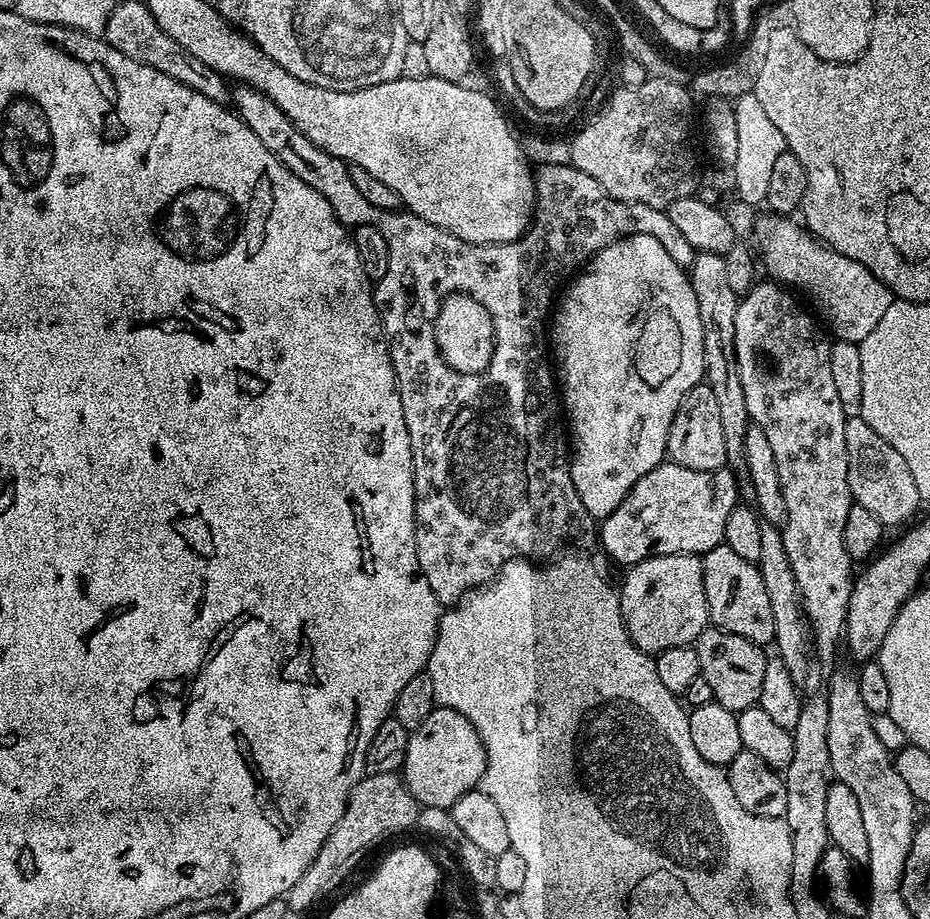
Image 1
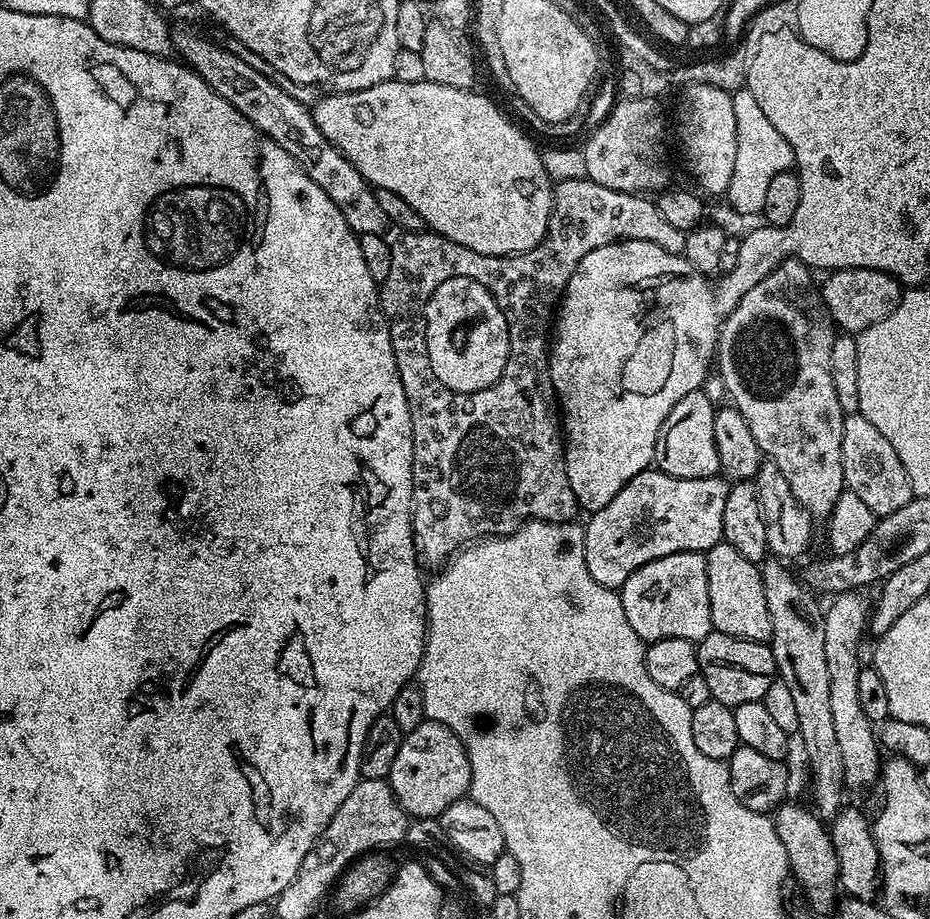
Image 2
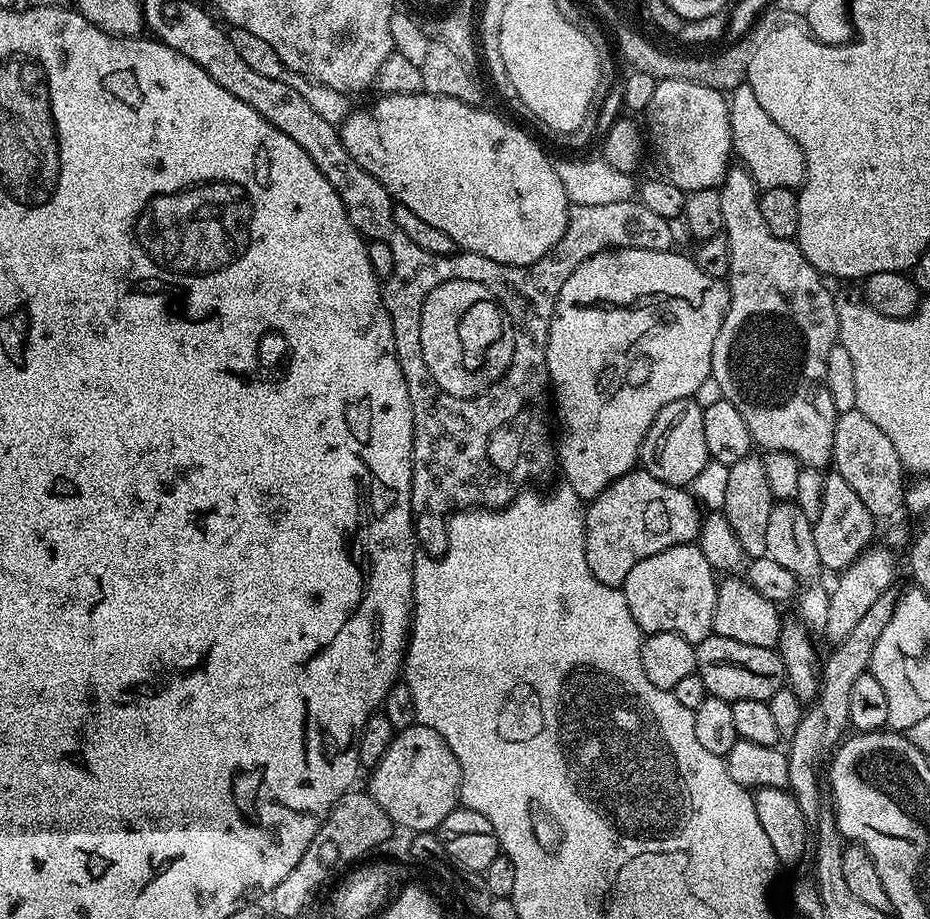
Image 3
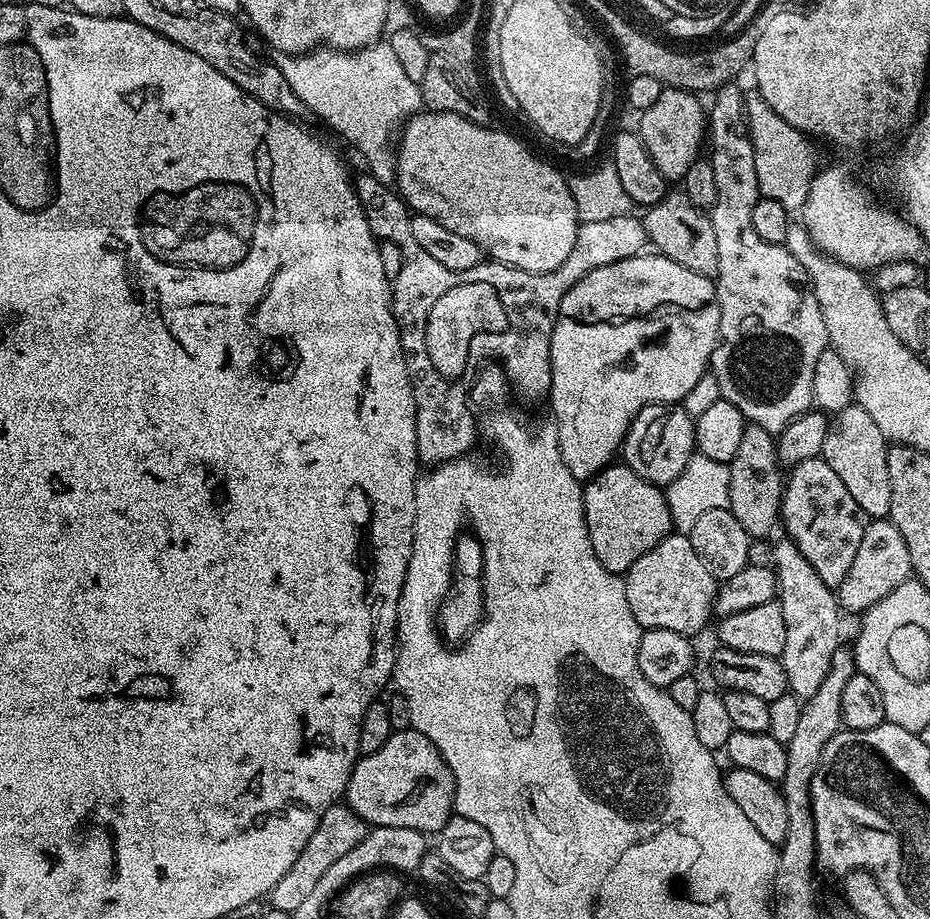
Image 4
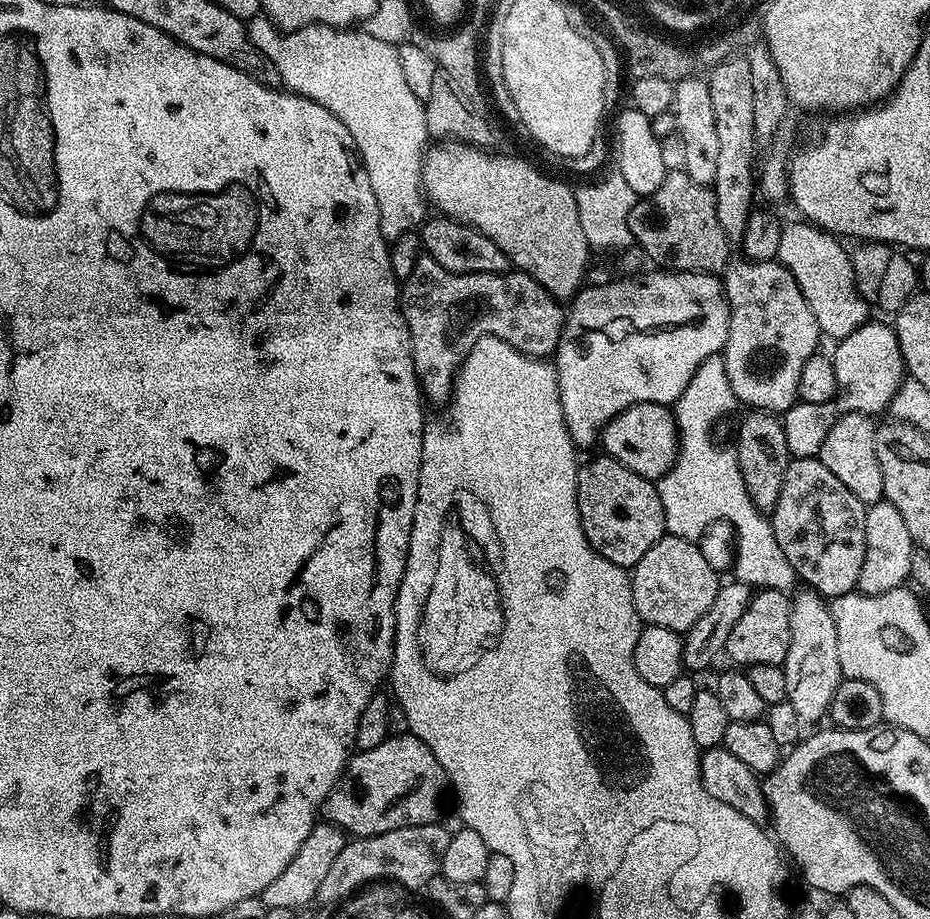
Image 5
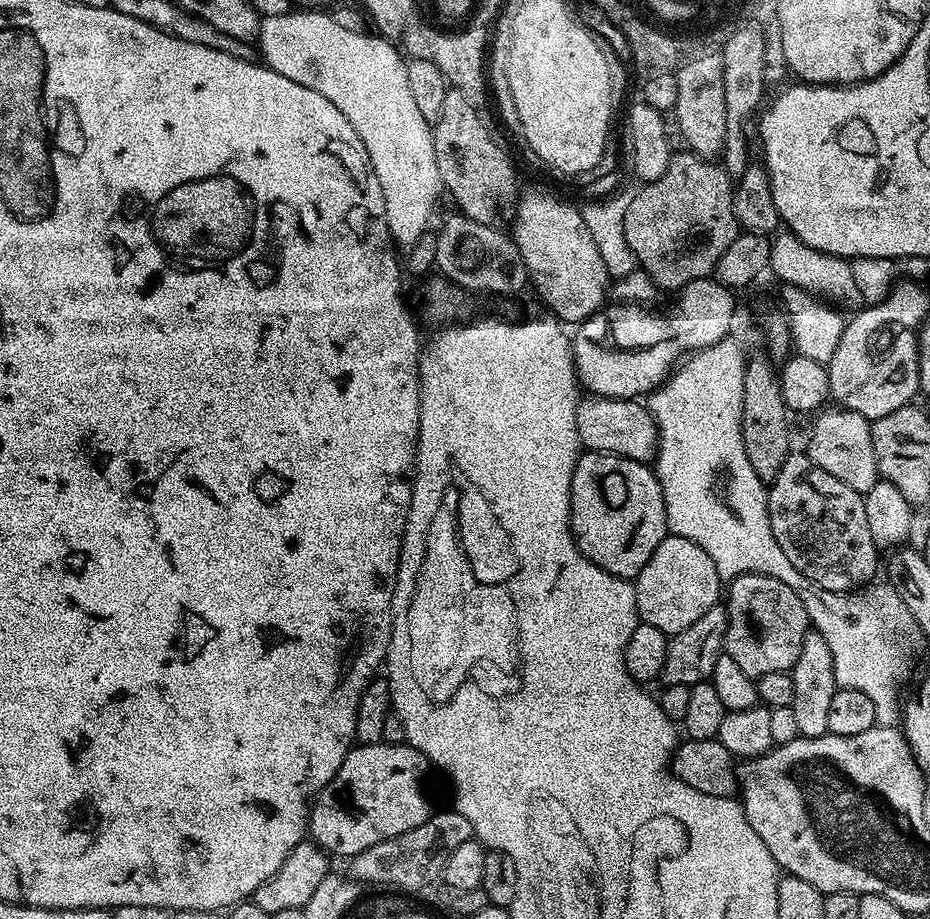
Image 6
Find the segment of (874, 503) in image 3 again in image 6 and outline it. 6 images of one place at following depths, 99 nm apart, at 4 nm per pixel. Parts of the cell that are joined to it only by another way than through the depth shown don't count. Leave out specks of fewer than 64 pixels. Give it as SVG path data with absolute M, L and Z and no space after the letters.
M839 406L821 411L816 418L812 424L812 433L808 436L806 455L818 466L822 466L826 474L834 474L838 482L846 482L850 490L861 494L869 492L878 479L871 423L862 414Z

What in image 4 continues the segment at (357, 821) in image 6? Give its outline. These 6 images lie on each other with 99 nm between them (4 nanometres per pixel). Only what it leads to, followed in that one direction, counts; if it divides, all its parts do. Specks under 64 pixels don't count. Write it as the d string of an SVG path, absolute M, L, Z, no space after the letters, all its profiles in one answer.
M413 727L393 731L386 746L357 759L350 774L346 803L370 826L406 826L406 830L438 834L454 814L454 774L426 734Z

